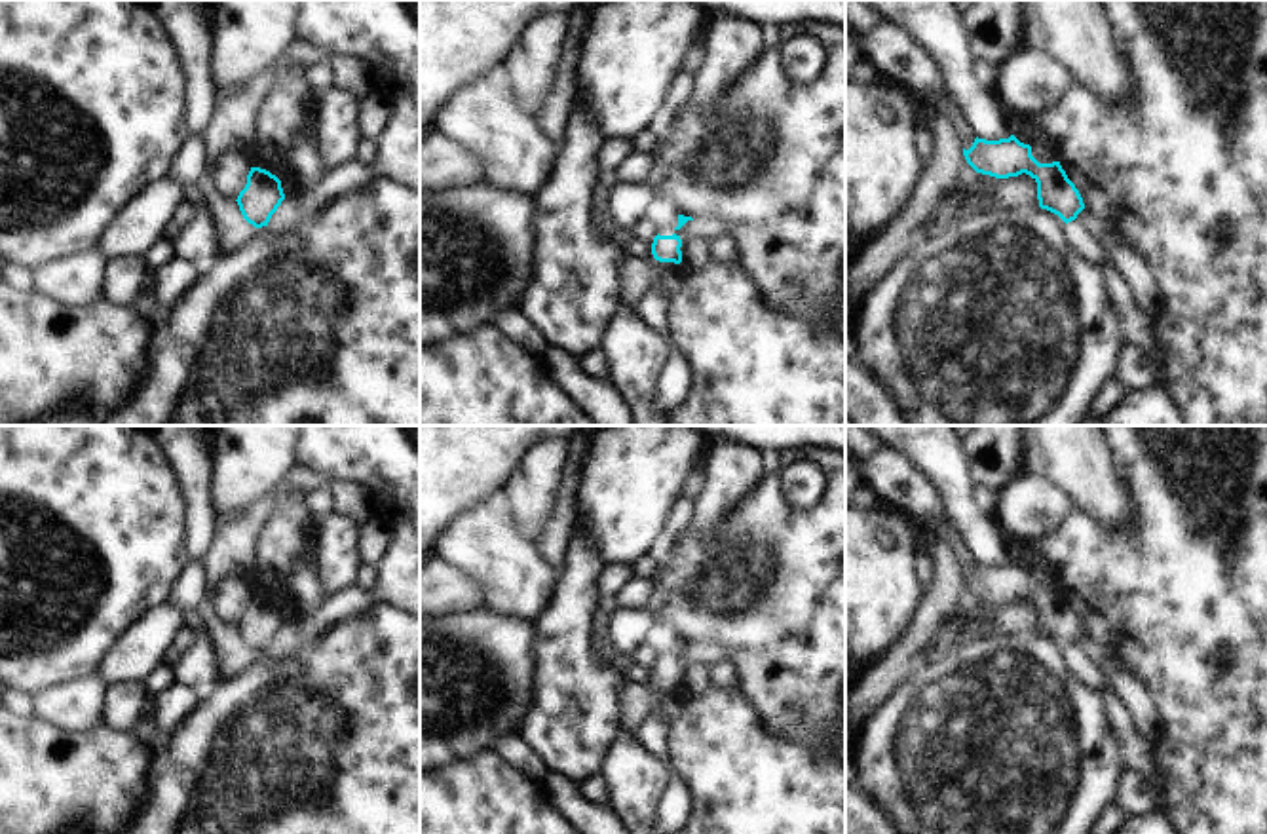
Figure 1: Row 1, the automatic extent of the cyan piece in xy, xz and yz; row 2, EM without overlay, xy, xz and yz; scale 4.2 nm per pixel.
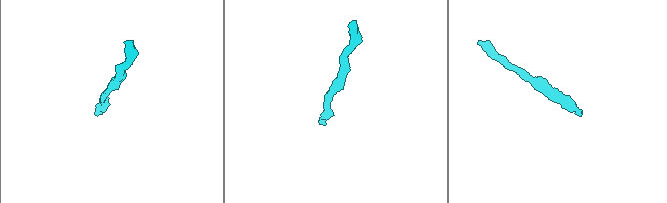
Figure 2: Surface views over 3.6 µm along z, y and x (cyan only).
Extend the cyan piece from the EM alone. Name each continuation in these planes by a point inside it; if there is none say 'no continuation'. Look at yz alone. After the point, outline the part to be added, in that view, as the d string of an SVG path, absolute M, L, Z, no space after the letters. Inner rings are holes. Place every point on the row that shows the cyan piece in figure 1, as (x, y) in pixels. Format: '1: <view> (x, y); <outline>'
no continuation

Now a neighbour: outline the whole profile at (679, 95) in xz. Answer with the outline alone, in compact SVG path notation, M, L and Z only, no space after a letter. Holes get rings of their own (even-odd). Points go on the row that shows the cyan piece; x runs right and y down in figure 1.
M678 72L661 101L661 108L652 123L652 131L659 133L667 129L682 110L691 104L691 84L693 76Z

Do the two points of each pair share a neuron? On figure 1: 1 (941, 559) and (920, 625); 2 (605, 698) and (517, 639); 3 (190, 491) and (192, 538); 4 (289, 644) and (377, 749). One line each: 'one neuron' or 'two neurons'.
1: one neuron
2: two neurons
3: one neuron
4: one neuron

